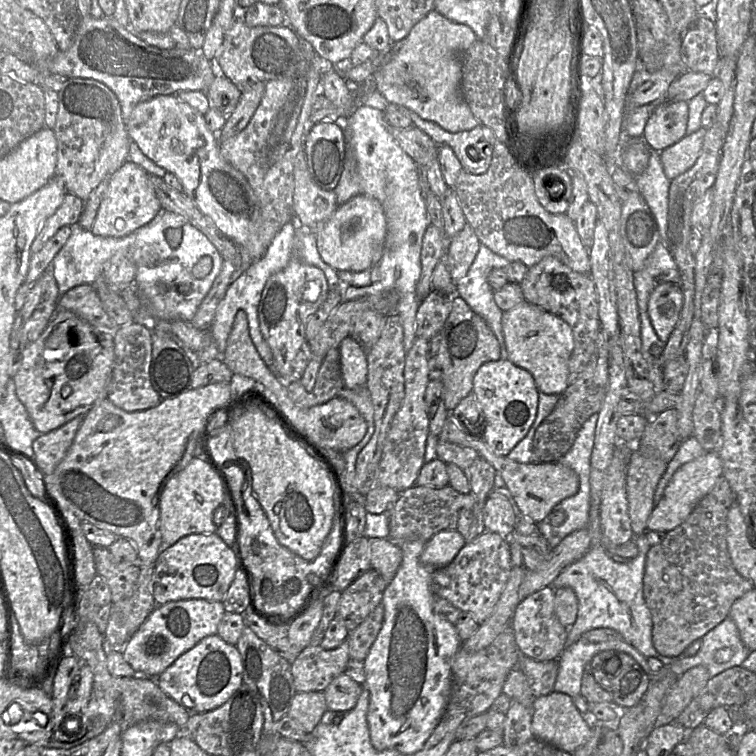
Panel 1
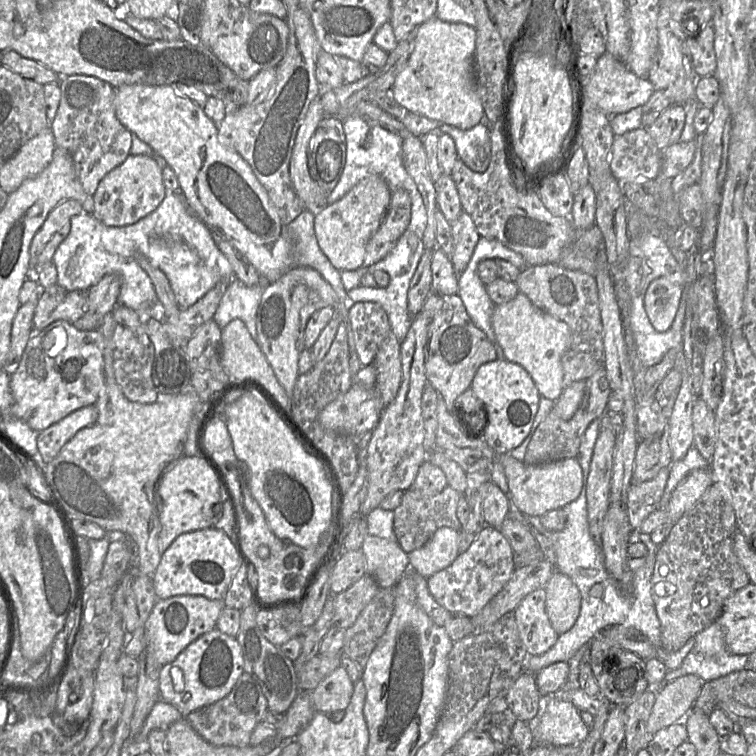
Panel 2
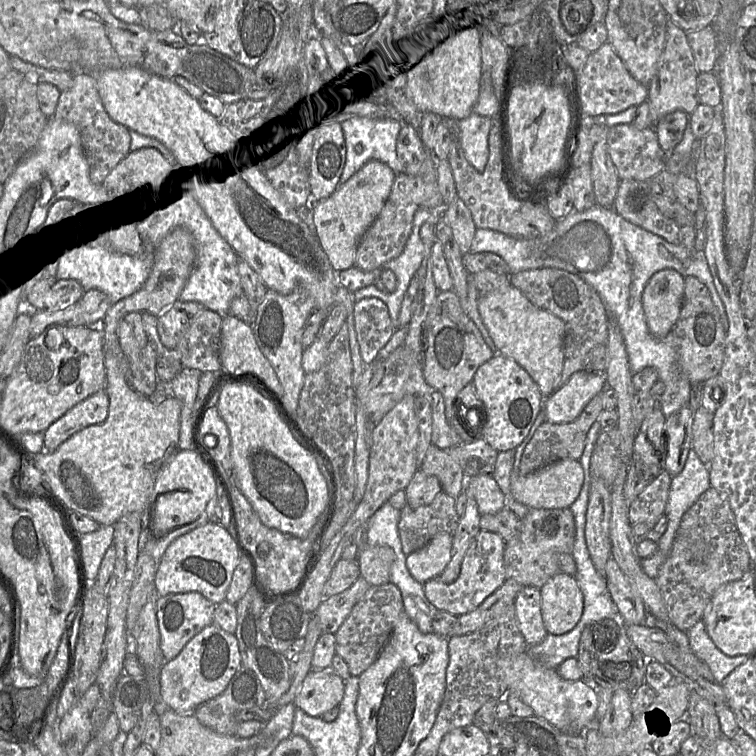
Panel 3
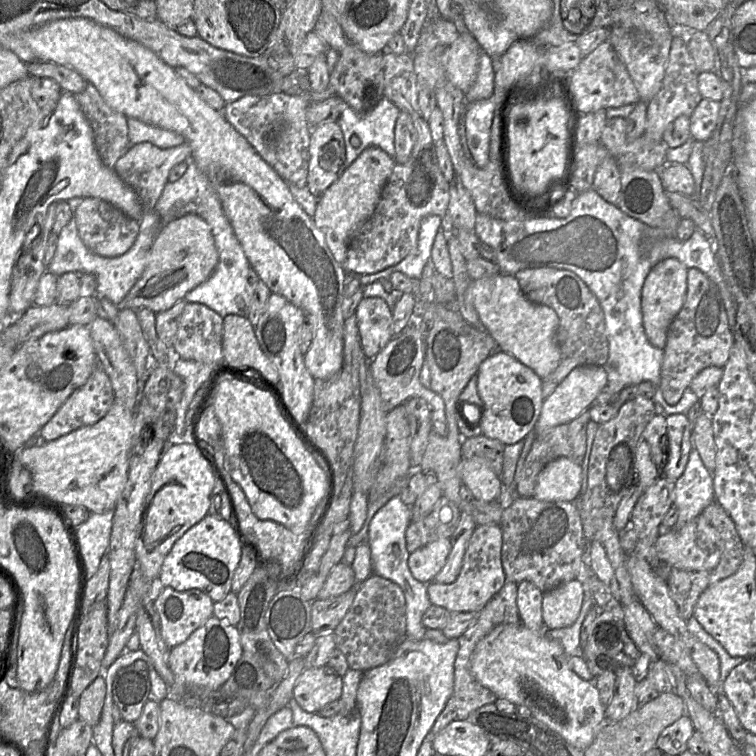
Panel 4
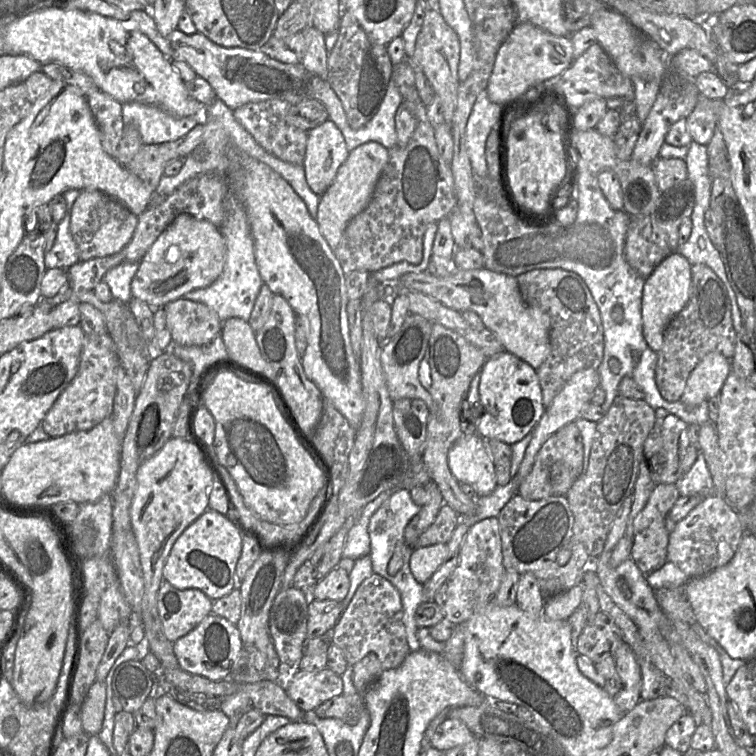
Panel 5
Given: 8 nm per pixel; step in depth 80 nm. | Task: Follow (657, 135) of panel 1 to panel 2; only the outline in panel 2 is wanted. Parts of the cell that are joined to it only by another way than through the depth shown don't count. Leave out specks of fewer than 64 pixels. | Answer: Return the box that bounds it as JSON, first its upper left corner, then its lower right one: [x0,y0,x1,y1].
[643,104,686,151]

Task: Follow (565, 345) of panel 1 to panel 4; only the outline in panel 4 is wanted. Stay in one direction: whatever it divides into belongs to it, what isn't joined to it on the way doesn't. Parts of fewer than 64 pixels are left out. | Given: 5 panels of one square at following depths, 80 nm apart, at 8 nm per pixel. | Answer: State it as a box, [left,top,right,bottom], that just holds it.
[465,273,561,379]

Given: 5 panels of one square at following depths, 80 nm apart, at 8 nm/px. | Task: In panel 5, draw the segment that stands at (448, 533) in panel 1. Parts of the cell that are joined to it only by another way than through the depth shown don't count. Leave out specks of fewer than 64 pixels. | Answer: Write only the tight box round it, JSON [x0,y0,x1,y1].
[409,544,448,583]

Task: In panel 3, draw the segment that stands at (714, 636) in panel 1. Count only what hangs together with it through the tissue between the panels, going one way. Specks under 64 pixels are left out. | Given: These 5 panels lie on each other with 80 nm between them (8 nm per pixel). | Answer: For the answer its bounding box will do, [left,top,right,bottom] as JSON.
[685,621,750,684]

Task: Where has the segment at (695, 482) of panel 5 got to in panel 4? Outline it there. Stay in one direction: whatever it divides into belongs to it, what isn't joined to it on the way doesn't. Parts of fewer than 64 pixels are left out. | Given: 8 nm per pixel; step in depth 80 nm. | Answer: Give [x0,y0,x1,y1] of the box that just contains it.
[670,449,715,530]

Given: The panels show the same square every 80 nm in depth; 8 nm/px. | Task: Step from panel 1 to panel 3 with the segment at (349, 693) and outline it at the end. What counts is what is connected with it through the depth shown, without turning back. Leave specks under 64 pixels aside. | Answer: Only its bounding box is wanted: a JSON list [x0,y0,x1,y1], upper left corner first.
[294,665,345,717]

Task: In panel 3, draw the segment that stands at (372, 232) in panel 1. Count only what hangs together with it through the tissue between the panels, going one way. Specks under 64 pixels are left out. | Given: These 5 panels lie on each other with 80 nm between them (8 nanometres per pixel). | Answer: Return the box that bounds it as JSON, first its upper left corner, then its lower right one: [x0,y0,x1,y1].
[313,160,395,272]

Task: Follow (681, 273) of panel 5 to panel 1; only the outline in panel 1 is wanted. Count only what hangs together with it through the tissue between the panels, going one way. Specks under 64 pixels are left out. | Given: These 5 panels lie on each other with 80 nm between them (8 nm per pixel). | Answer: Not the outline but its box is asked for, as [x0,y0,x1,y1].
[647,282,683,343]

